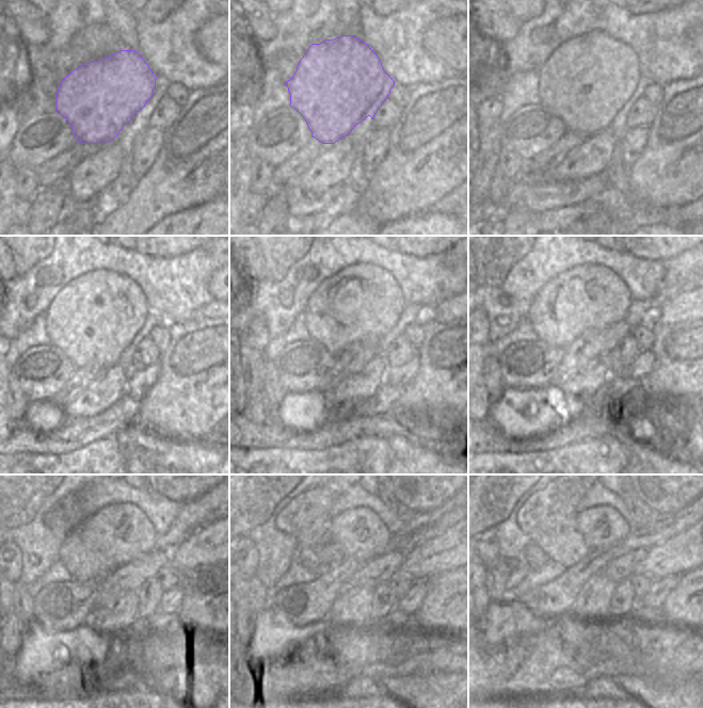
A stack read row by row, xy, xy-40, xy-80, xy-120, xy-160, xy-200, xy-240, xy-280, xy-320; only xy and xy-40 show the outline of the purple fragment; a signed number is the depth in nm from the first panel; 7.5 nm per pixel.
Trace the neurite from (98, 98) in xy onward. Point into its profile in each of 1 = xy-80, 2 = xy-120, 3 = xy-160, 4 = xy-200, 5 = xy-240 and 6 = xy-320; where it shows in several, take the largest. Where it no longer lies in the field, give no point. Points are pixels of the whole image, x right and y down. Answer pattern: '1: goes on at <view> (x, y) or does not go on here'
1: goes on at xy-80 (587, 79)
2: goes on at xy-120 (98, 320)
3: goes on at xy-160 (354, 304)
4: goes on at xy-200 (587, 298)
5: goes on at xy-240 (116, 534)
6: goes on at xy-320 (600, 527)

